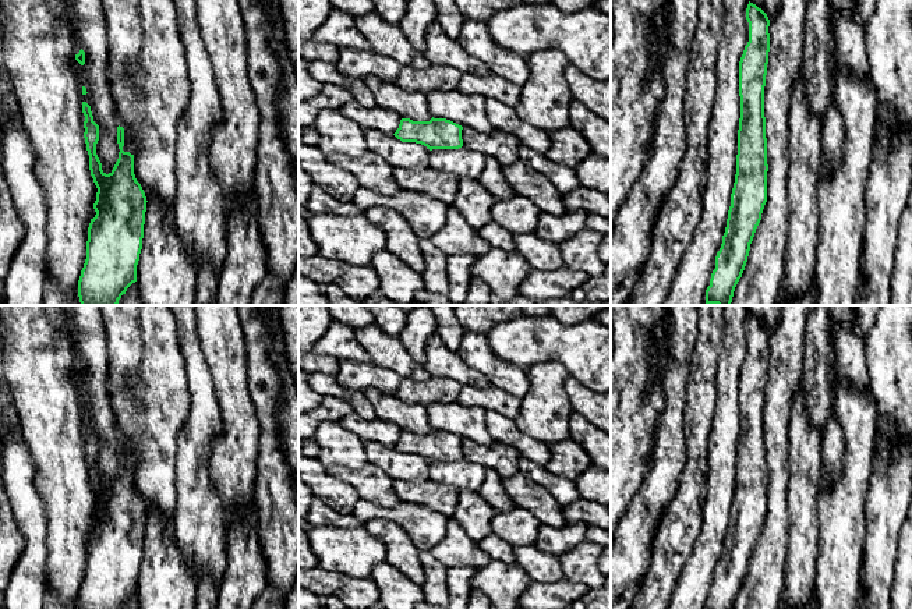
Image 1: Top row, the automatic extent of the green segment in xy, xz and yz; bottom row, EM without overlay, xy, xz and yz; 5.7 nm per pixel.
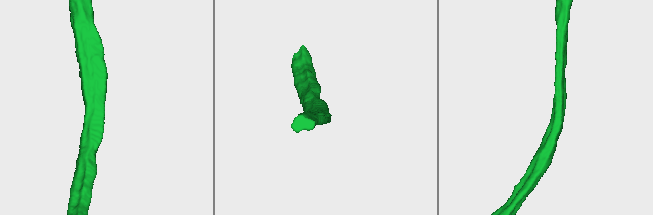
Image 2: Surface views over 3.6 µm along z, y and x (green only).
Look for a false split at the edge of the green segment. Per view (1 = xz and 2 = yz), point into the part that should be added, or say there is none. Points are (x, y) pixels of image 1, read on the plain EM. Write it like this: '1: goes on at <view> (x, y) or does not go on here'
1: does not go on here
2: does not go on here

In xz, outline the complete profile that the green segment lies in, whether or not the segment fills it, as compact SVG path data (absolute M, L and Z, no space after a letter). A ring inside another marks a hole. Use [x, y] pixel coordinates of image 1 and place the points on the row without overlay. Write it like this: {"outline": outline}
{"outline": "M402 431L393 446L402 454L416 454L432 461L459 461L463 458L463 439L446 432L431 431L430 433L413 433Z"}

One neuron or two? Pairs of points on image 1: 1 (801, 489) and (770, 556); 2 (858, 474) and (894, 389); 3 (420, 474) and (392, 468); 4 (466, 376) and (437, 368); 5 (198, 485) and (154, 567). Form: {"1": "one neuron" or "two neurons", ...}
{"1": "two neurons", "2": "two neurons", "3": "one neuron", "4": "one neuron", "5": "two neurons"}

